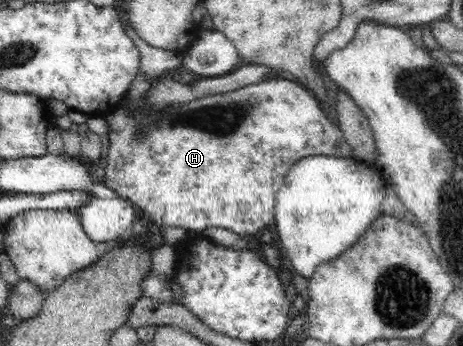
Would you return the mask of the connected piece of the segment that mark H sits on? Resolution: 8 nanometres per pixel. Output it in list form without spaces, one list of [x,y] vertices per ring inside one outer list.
[[[287,75],[274,76],[259,83],[241,87],[235,91],[227,93],[208,95],[199,99],[192,99],[186,102],[177,102],[164,107],[158,114],[149,110],[145,104],[133,104],[131,102],[121,101],[114,109],[103,115],[105,125],[107,126],[107,163],[103,167],[102,184],[109,190],[113,191],[119,198],[129,201],[129,204],[135,205],[137,210],[143,215],[151,217],[155,223],[165,227],[183,227],[187,231],[202,232],[209,227],[219,227],[219,229],[229,229],[237,235],[251,235],[256,231],[263,230],[274,221],[275,195],[283,185],[284,179],[289,169],[300,161],[309,156],[328,155],[339,158],[347,158],[351,155],[351,148],[345,142],[345,137],[341,134],[341,129],[337,128],[323,114],[317,104],[318,101],[306,89],[291,83],[293,78]]]

